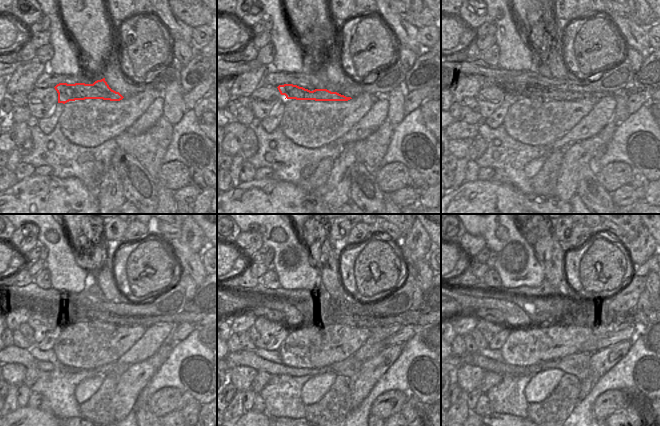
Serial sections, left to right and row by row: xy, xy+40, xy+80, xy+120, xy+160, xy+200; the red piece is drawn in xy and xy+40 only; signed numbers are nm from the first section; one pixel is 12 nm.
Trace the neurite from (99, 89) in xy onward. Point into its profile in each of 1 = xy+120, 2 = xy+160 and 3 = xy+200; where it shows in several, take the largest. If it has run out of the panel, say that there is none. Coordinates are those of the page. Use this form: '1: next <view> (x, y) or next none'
1: next xy+120 (182, 317)
2: next xy+160 (420, 319)
3: next xy+200 (639, 318)

